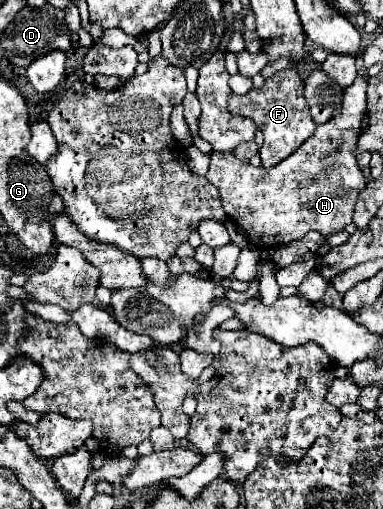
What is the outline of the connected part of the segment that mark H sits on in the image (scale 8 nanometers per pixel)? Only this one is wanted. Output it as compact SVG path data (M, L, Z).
M356 77L344 91L342 111L338 111L330 123L320 125L316 133L278 167L254 167L234 153L214 151L210 155L206 179L220 189L226 215L248 233L250 243L258 247L278 247L304 237L308 231L322 235L342 231L352 221L356 197L362 187L366 187L354 155L366 111L366 85L366 77Z

